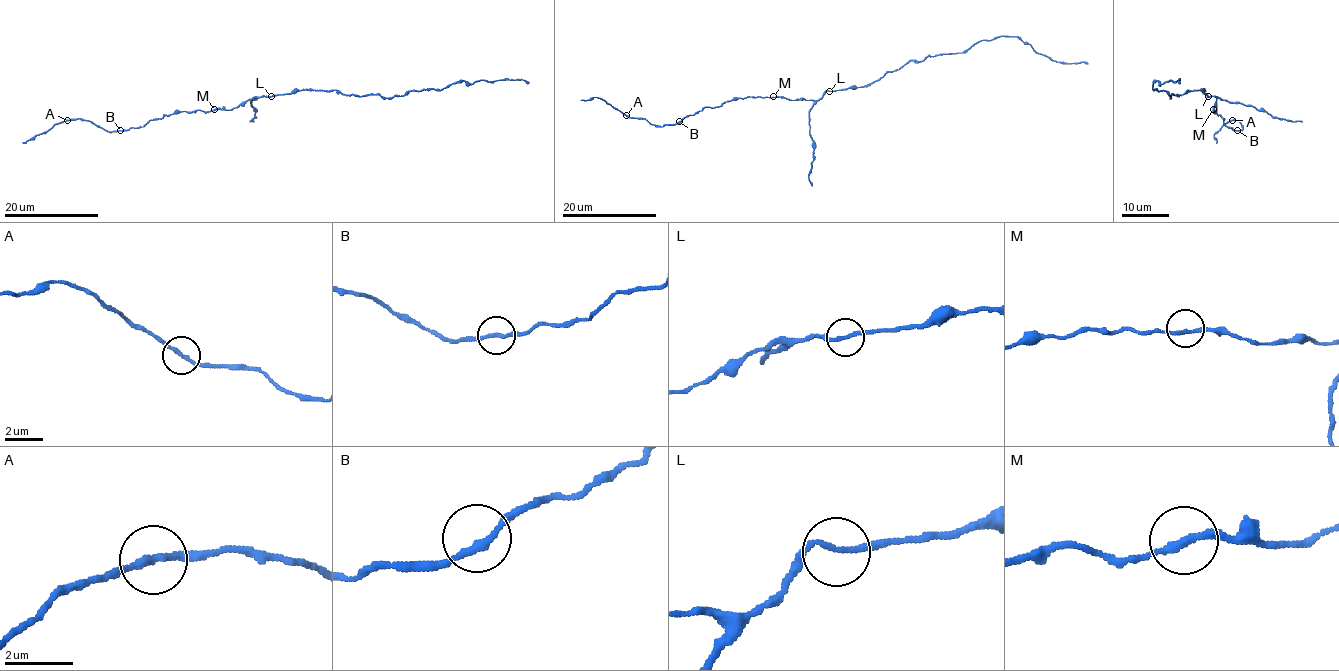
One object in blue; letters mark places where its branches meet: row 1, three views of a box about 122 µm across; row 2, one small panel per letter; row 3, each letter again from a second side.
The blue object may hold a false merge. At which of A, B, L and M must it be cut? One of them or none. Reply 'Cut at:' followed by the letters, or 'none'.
Cut at: none

